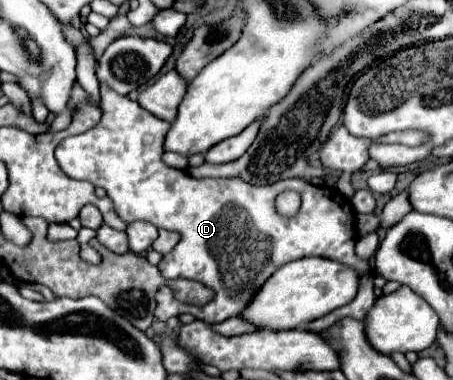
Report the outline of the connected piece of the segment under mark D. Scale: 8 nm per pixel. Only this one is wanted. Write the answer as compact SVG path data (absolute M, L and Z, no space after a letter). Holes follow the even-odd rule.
M100 85L102 95L102 119L96 125L96 129L90 129L82 135L64 139L56 149L56 159L60 169L70 175L72 179L84 179L94 183L96 187L106 189L108 197L114 201L116 213L126 221L132 223L136 219L144 219L160 229L178 231L180 241L174 251L166 253L162 261L158 263L160 273L166 279L194 279L214 289L214 299L206 303L204 307L196 305L184 305L172 297L170 287L160 287L156 293L156 317L160 321L168 321L170 317L178 317L182 313L190 313L200 321L206 323L222 323L228 317L240 315L240 311L246 307L250 297L262 287L264 283L264 267L282 267L288 261L302 259L302 257L324 257L332 261L340 261L342 265L348 265L356 269L358 273L370 271L368 261L362 261L354 255L354 243L356 243L356 213L352 211L348 199L338 193L332 187L318 187L302 179L292 181L280 181L276 185L248 185L240 179L194 179L186 175L186 171L172 169L162 163L162 145L168 131L168 123L154 117L146 109L142 109L136 101L116 93L114 89L108 89L108 85ZM284 189L294 189L302 197L302 207L294 219L286 219L276 213L276 209L268 209L268 201L274 203L276 195Z

